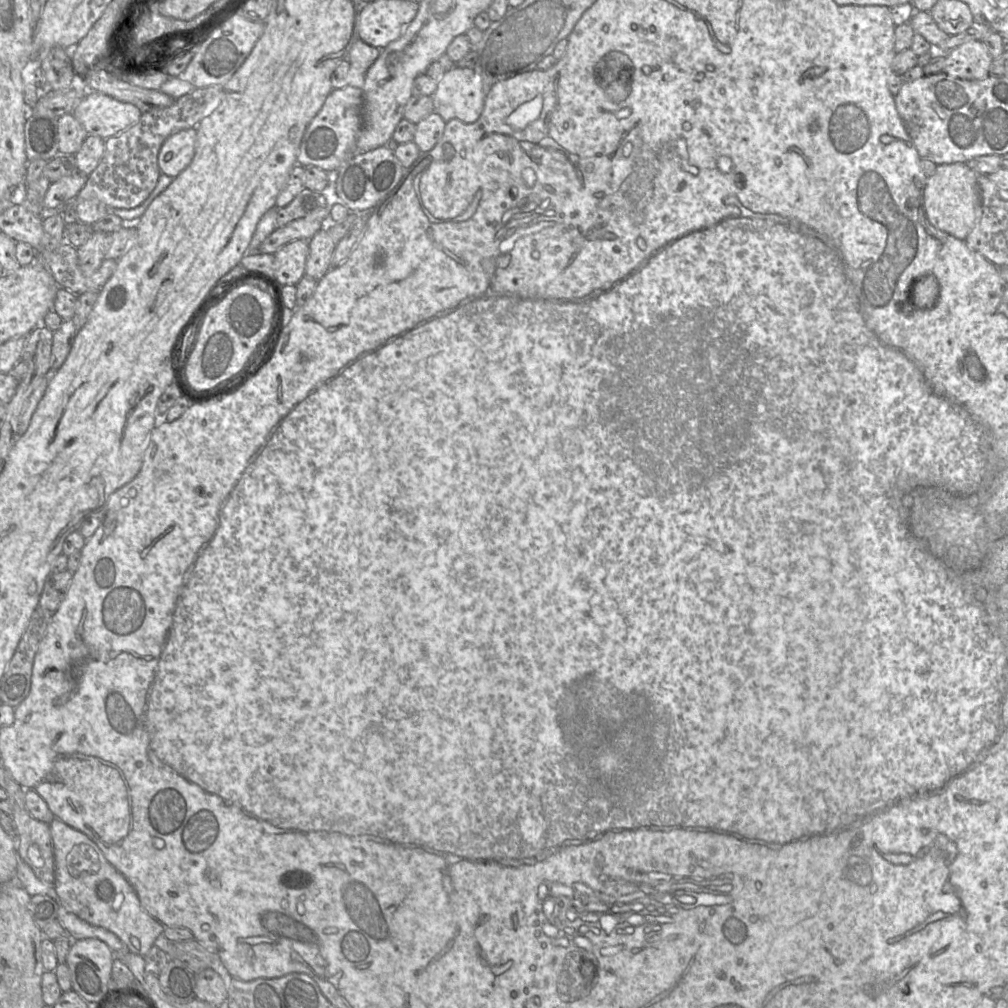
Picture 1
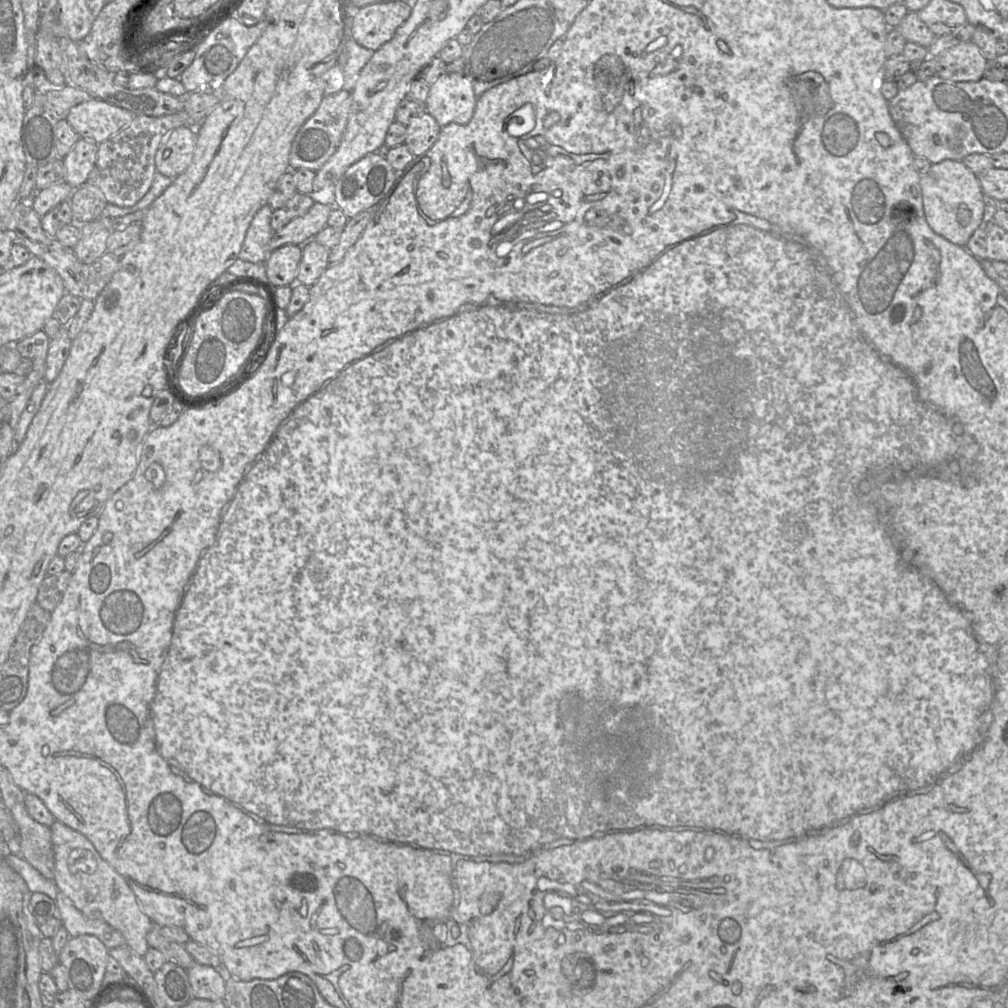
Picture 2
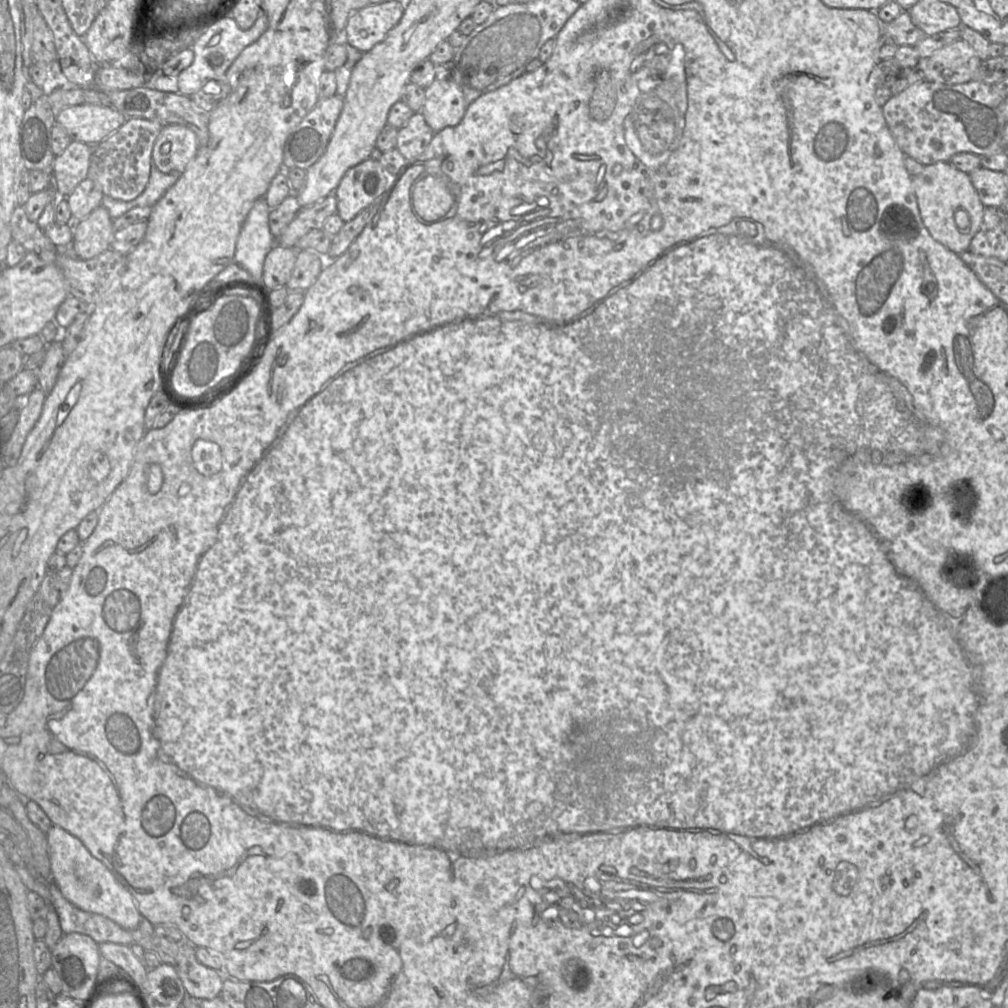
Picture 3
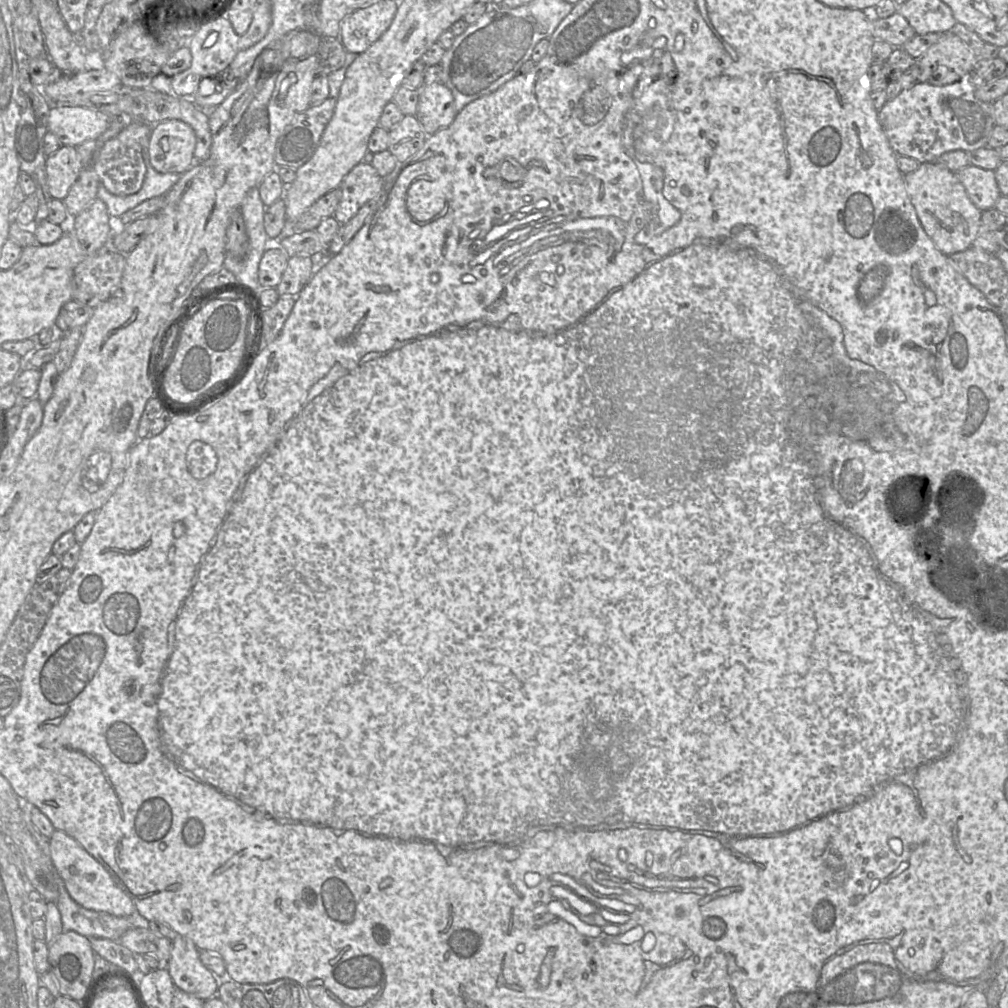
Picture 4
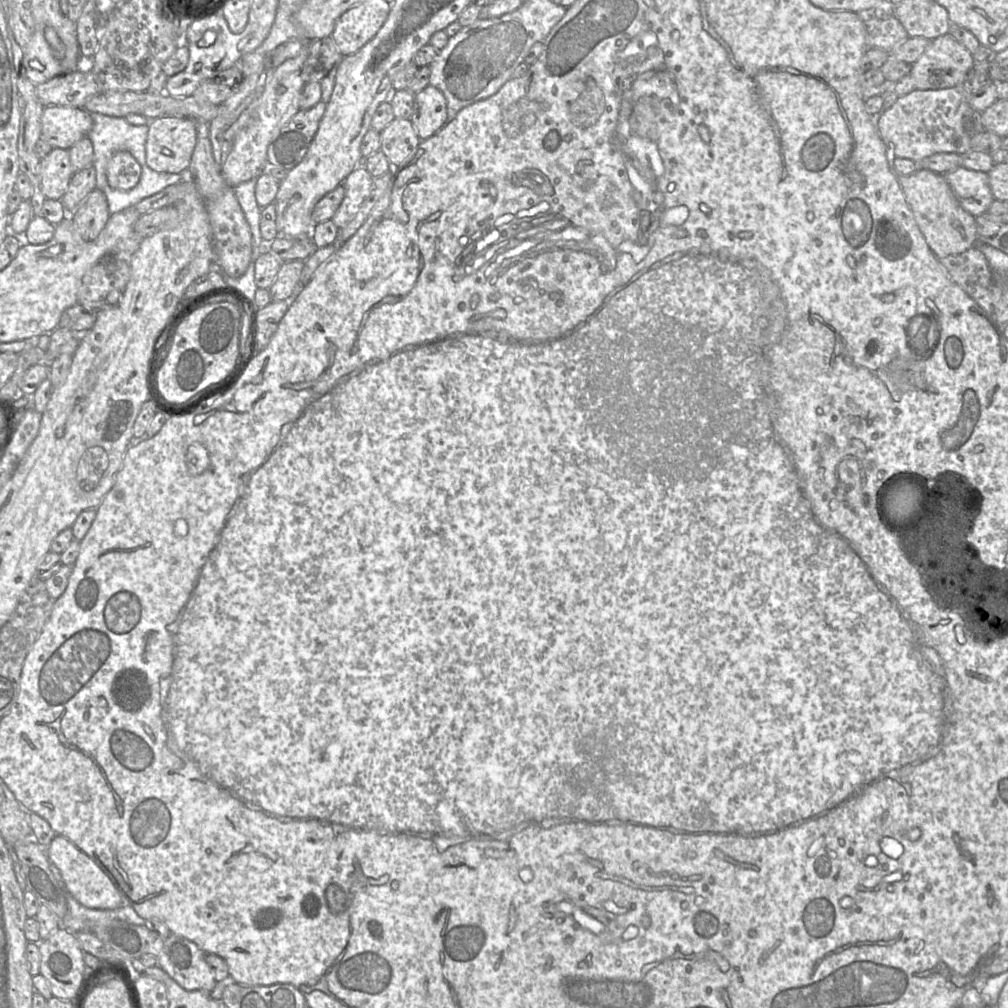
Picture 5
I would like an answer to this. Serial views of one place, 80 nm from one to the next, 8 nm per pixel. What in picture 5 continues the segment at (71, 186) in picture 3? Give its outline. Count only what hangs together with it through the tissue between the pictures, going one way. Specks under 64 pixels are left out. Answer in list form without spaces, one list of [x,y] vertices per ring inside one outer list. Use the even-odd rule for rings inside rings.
[[[53,148],[40,161],[40,186],[45,197],[60,200],[74,173],[69,149]]]

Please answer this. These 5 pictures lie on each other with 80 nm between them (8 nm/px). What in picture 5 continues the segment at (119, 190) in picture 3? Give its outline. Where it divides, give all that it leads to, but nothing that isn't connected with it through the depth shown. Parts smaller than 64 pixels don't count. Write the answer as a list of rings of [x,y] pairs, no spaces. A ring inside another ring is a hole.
[[[128,151],[116,152],[107,164],[107,180],[114,189],[129,190],[141,176],[141,166]]]

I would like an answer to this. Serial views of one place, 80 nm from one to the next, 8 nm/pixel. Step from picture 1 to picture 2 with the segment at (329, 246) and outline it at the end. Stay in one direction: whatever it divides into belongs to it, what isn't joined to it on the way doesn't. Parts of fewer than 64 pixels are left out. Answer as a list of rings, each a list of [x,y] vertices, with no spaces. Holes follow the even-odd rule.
[[[310,239],[302,245],[302,256],[299,264],[296,283],[311,287],[330,265],[330,249]]]

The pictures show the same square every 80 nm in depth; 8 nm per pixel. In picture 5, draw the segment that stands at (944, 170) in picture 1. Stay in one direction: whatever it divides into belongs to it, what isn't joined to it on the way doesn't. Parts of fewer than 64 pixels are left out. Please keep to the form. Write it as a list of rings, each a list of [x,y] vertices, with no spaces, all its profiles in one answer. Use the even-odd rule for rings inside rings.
[[[919,168],[910,175],[898,176],[898,180],[928,246],[938,258],[960,254],[977,244],[975,216],[962,208],[944,174]]]

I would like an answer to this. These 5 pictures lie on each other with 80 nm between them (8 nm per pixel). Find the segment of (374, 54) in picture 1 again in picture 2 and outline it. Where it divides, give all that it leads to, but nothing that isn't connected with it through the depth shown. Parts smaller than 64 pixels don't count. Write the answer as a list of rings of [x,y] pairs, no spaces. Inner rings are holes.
[[[353,17],[344,25],[346,35],[346,65],[342,68],[344,74],[343,89],[352,93],[361,70],[372,58],[374,51],[358,44],[352,37]]]

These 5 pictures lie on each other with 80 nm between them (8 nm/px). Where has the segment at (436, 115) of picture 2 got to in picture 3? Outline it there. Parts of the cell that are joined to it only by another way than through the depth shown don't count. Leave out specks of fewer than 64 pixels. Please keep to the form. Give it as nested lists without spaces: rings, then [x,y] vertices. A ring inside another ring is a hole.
[[[435,79],[425,89],[425,100],[420,111],[434,132],[458,125],[466,112],[460,87],[453,80]]]

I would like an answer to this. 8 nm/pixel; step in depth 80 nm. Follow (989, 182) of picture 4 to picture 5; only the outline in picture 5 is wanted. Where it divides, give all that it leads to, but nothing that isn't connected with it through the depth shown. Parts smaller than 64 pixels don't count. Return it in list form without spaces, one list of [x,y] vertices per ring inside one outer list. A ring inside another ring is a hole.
[[[963,166],[941,173],[952,188],[963,209],[978,216],[985,213],[994,200],[988,172],[968,169]]]

